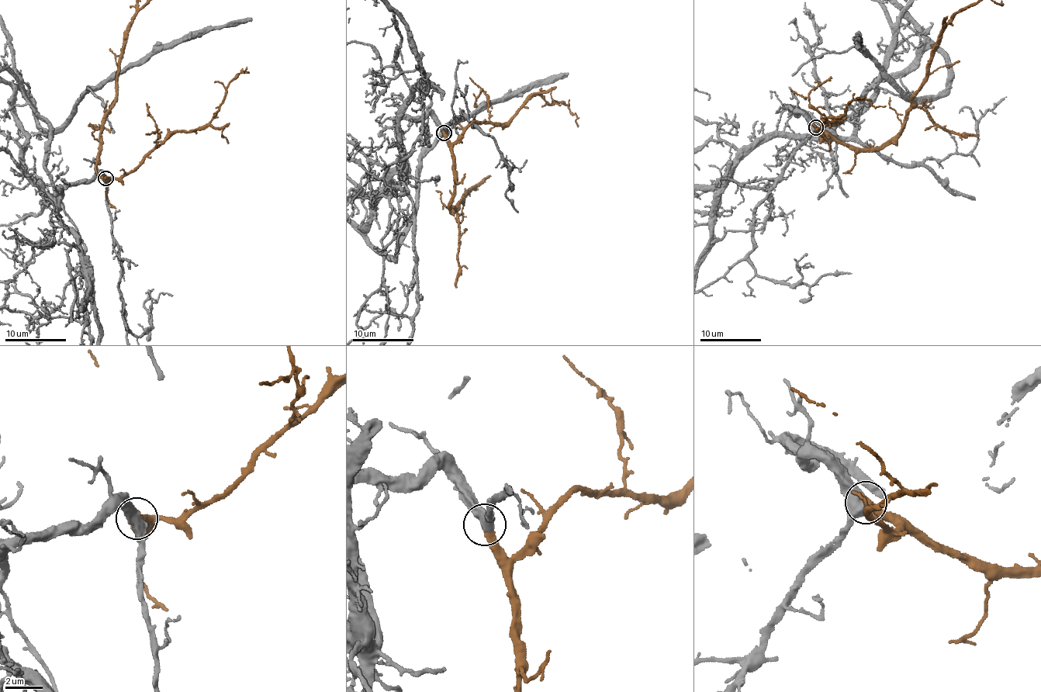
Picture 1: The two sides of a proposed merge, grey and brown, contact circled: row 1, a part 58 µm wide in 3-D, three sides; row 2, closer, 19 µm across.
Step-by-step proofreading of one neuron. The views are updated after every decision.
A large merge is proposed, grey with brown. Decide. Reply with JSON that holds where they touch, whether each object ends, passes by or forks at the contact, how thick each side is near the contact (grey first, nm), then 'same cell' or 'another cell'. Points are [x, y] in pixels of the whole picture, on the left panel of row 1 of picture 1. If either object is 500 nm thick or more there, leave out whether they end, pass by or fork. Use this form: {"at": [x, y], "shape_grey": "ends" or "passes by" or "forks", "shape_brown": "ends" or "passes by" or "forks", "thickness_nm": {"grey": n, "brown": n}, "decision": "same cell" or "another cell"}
{"at": [105, 178], "thickness_nm": {"grey": 550, "brown": 500}, "decision": "same cell"}

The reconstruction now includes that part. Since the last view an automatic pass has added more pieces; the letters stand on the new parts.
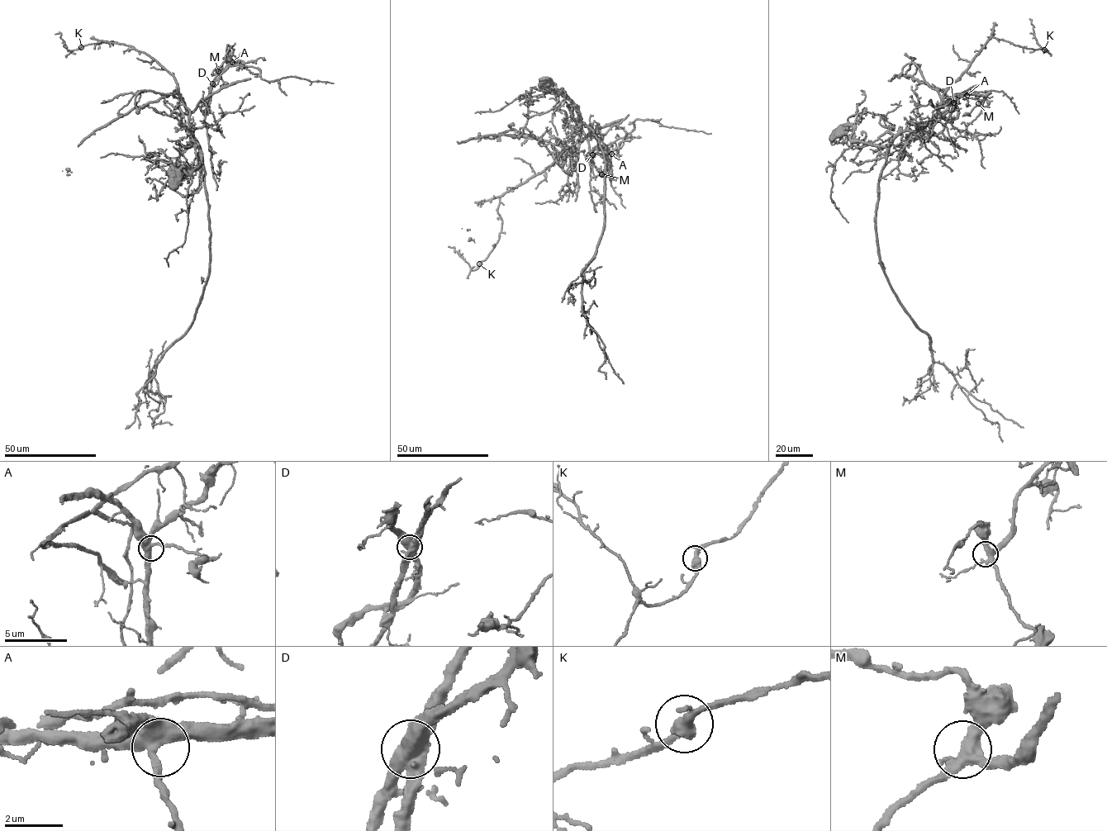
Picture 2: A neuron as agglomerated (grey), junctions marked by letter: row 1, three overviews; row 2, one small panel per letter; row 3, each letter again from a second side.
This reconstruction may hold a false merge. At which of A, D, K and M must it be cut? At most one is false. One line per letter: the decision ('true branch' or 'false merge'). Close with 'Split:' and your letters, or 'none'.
A: true branch
D: false merge
K: true branch
M: true branch
Split: D

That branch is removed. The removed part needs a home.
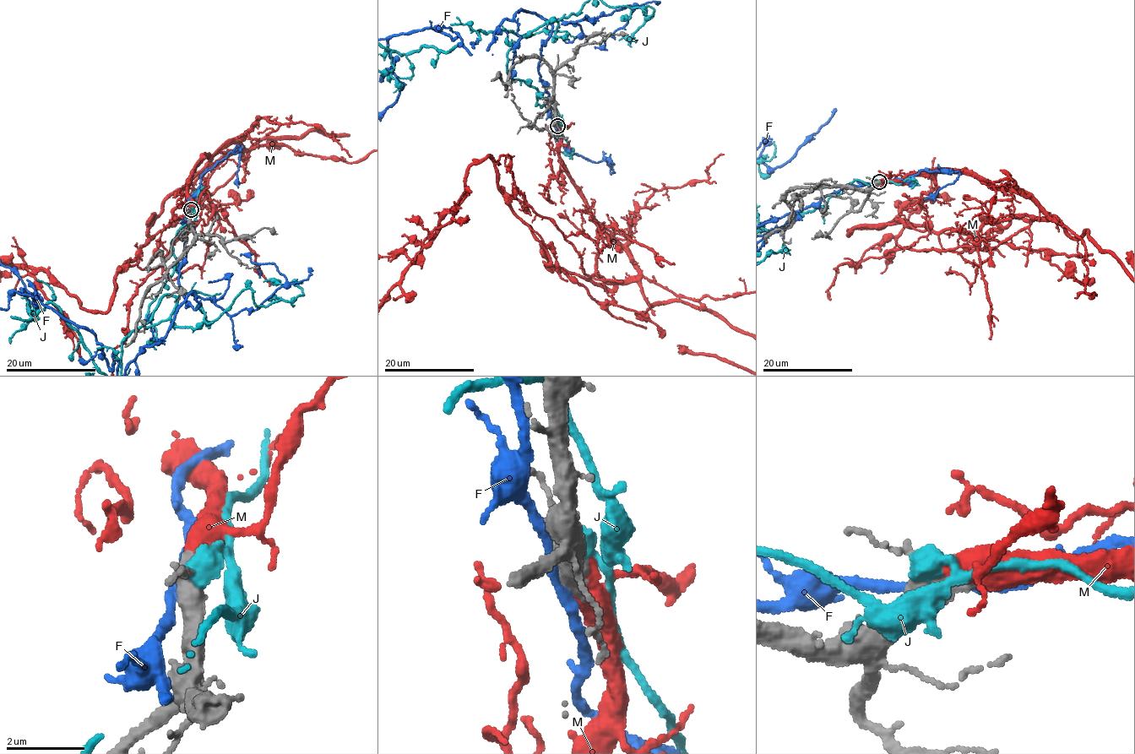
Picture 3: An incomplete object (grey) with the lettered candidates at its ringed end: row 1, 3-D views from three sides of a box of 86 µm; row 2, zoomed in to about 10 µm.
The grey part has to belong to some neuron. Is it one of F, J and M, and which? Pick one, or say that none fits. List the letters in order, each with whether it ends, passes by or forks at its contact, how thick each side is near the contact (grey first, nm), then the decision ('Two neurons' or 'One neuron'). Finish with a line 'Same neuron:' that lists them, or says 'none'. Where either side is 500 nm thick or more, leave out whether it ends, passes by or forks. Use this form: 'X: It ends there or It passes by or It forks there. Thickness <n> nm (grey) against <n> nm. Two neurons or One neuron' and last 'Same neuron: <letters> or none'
F: Thickness 600 nm (grey) against 240 nm. Two neurons
J: Thickness 600 nm (grey) against 600 nm. Two neurons
M: It passes by. Thickness 480 nm (grey) against 480 nm. One neuron
Same neuron: M

